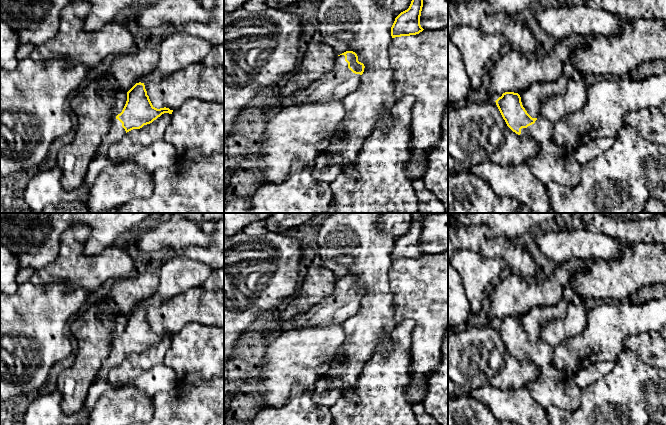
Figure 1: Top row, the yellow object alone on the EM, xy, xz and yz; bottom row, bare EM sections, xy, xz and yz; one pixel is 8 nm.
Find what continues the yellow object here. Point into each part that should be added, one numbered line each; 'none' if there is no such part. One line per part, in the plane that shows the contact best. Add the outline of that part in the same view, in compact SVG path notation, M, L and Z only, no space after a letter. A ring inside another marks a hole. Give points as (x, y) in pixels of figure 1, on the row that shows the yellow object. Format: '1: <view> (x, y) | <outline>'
1: xz (343, 81) | M340 55L340 56L337 56L335 66L334 66L334 72L331 77L328 77L328 78L325 78L319 81L314 87L310 87L308 89L297 91L296 93L294 93L293 96L290 96L287 98L279 98L277 101L273 102L270 108L272 108L273 106L278 106L280 109L283 109L283 108L288 108L293 105L302 104L302 103L325 102L325 101L331 101L331 100L341 100L342 101L349 93L353 92L355 89L358 88L360 84L360 79L361 79L361 75L353 73L348 68L348 63L345 61L345 56ZM264 108L264 109L270 109L270 108Z

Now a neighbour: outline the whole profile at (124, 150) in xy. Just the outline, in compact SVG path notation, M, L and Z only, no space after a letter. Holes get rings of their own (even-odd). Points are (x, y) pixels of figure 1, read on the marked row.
M164 113L152 123L127 132L122 139L109 146L108 156L112 163L130 161L148 145L163 139L171 122L171 114Z

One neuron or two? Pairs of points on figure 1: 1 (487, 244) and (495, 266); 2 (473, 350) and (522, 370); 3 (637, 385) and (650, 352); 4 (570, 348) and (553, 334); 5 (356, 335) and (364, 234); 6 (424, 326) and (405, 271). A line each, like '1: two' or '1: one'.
1: two
2: one
3: two
4: two
5: one
6: one

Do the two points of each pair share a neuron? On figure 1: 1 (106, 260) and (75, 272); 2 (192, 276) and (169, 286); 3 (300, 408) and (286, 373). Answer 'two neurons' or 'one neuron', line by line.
1: one neuron
2: one neuron
3: two neurons

